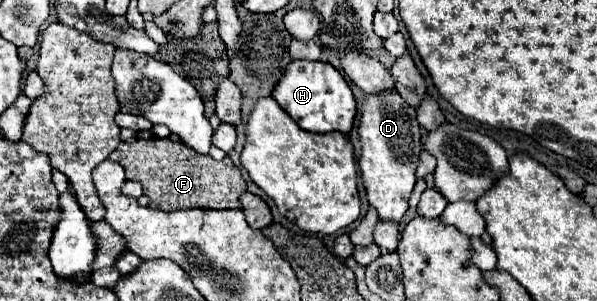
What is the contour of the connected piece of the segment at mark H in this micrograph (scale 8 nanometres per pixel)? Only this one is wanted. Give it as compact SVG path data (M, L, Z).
M293 60L283 72L279 86L271 94L277 104L303 128L309 132L331 132L339 130L347 134L355 120L355 98L345 82L345 78L327 62Z

